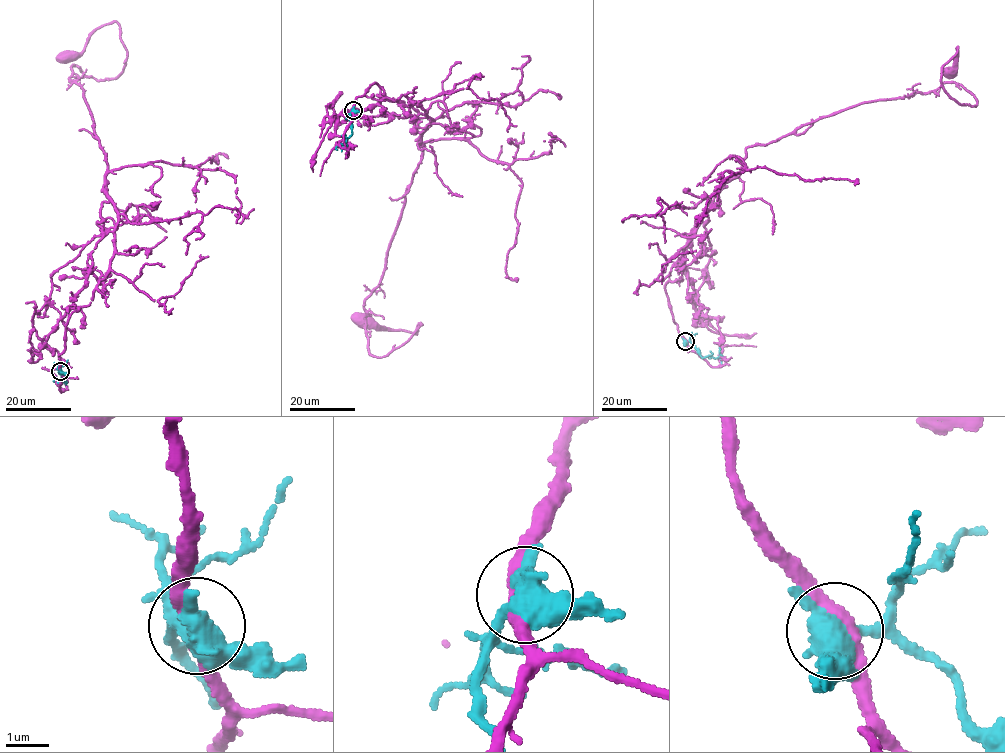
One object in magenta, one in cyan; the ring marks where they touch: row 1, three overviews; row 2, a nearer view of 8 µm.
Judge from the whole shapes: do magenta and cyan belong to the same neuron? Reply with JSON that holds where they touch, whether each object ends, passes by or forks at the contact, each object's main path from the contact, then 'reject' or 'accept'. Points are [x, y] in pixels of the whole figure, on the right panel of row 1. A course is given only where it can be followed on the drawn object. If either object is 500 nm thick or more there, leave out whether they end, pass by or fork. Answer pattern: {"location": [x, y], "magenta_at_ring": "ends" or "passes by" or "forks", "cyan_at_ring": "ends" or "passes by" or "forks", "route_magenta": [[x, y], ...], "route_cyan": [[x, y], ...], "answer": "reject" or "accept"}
{"location": [685, 341], "magenta_at_ring": "passes by", "cyan_at_ring": "forks", "route_magenta": [[685, 340], [665, 285], [746, 148], [945, 82], [976, 106], [941, 82], [958, 46], [949, 73]], "route_cyan": [[685, 341], [691, 342], [703, 357], [718, 357], [721, 355], [719, 347]], "answer": "reject"}

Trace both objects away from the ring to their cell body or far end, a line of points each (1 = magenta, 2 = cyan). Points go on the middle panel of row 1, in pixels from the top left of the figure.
1: (353, 110), (375, 83), (433, 121), (365, 299), (367, 348), (388, 354), (423, 324), (416, 333), (360, 319)
2: (352, 111), (349, 119), (352, 131), (346, 144)

